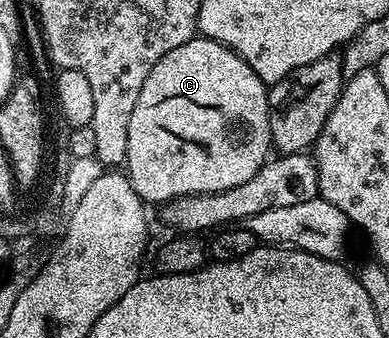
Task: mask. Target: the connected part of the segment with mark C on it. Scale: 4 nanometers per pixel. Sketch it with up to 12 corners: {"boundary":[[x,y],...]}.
{"boundary":[[194,36],[143,80],[123,166],[142,202],[270,161],[269,92]]}

